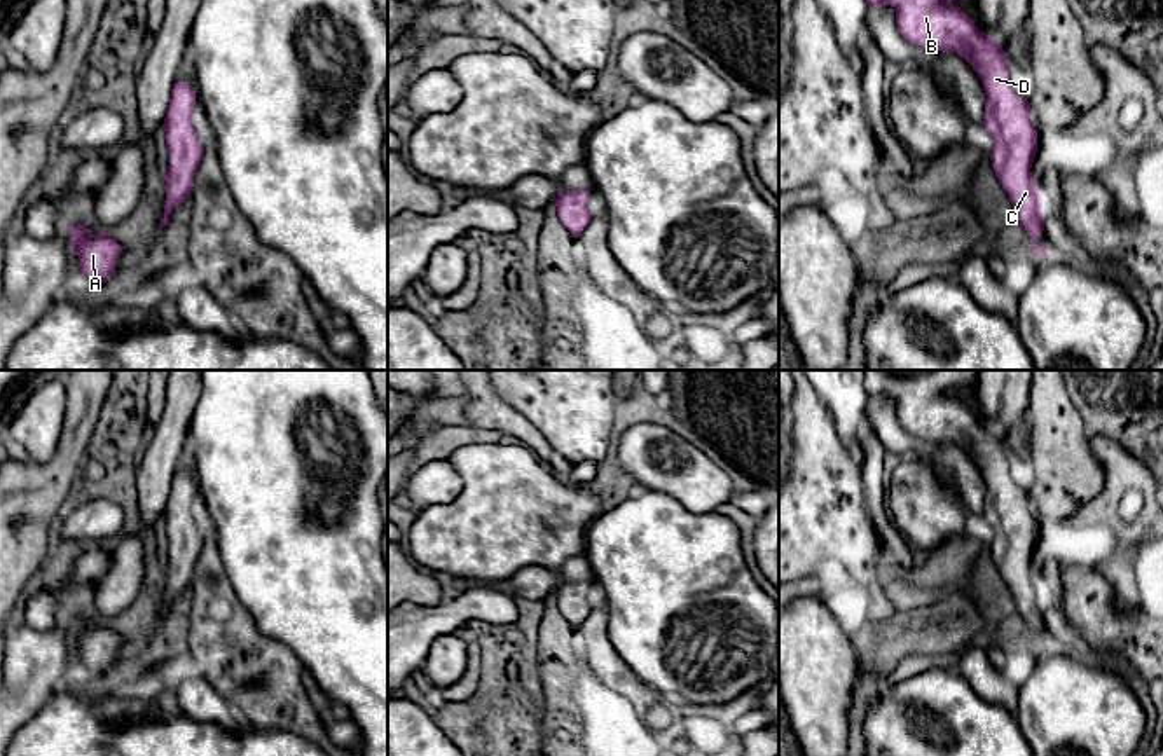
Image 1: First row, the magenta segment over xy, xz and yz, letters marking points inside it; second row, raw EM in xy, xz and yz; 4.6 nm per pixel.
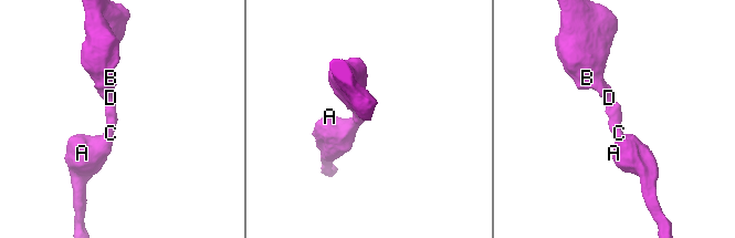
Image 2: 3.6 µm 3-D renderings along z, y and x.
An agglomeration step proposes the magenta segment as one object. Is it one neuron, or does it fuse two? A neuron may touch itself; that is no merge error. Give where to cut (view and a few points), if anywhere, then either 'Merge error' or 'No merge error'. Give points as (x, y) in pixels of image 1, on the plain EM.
No split. No merge error

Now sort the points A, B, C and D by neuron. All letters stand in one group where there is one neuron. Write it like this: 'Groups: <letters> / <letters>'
Groups: A B C D

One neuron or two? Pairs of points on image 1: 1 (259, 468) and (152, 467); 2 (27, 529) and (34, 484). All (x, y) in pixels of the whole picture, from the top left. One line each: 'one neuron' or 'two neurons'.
1: two neurons
2: one neuron

